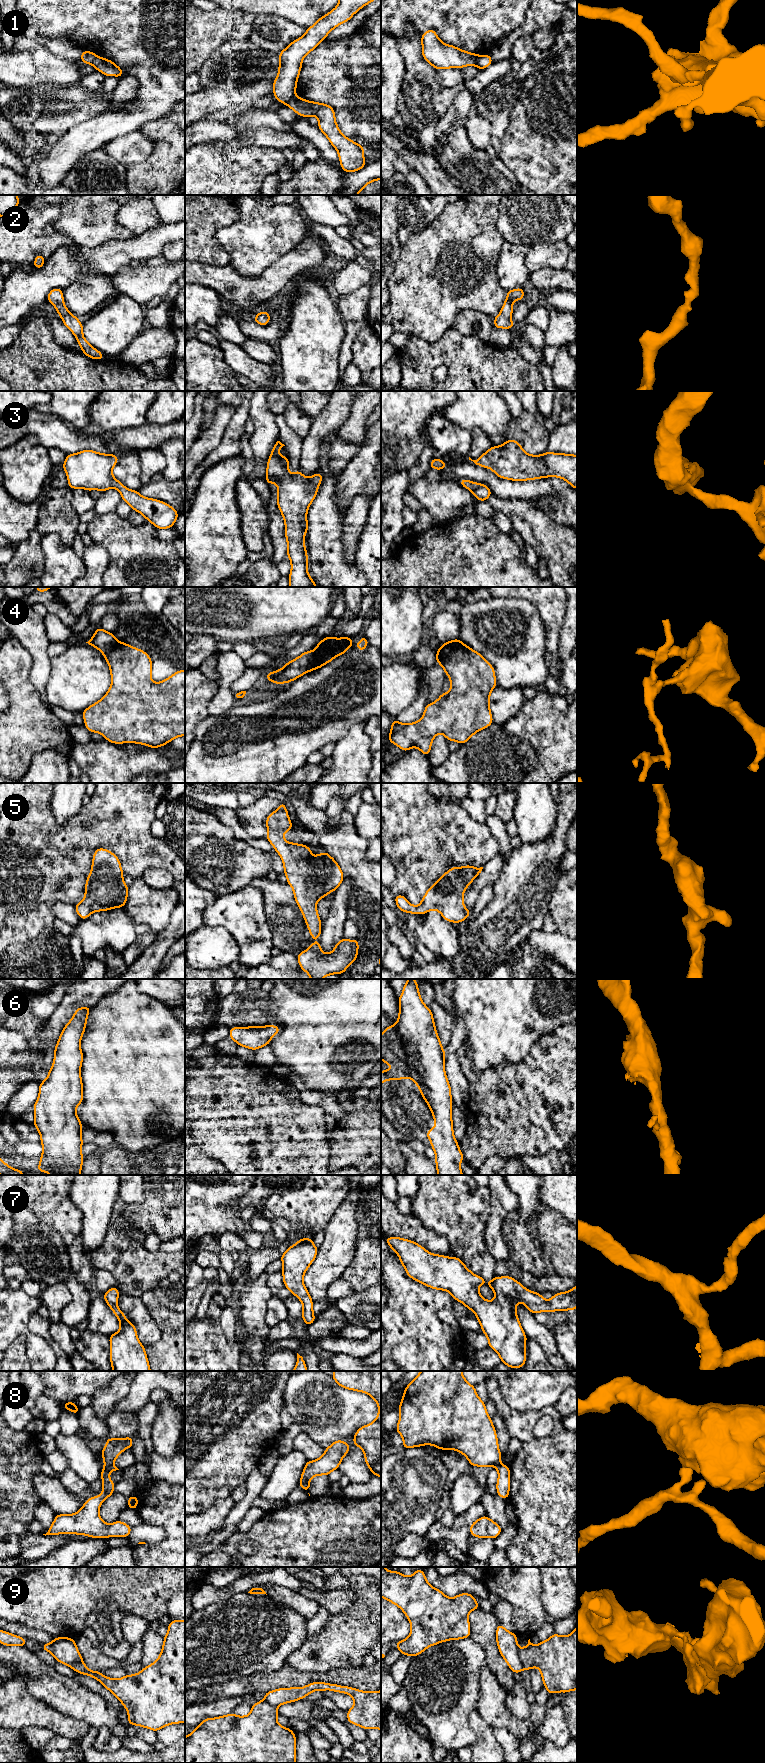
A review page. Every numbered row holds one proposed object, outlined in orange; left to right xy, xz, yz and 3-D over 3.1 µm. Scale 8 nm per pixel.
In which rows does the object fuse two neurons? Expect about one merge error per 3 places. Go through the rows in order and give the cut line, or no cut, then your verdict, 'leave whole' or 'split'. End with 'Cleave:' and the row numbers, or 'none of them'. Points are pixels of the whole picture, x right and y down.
1: xz (295, 94), (286, 104) | split
2: no cut | leave whole
3: no cut | leave whole
4: xz (312, 651), (314, 655), (313, 669) | split
5: no cut | leave whole
6: no cut | leave whole
7: no cut | leave whole
8: xy (113, 1464), (105, 1466) | split
9: yz (518, 1647), (518, 1657), (523, 1668) | split
Cleave: 1, 4, 8, 9

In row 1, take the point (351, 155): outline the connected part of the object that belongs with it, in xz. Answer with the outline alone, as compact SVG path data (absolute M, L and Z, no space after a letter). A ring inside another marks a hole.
M296 94L287 104L298 116L309 118L315 115L319 123L317 127L328 138L337 150L341 168L351 173L361 170L365 165L364 147L345 137L335 119L334 109L328 105L299 98Z

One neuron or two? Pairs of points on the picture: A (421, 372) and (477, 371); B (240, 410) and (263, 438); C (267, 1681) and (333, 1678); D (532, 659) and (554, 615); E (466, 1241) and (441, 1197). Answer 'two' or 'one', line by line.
A: one
B: two
C: one
D: two
E: one

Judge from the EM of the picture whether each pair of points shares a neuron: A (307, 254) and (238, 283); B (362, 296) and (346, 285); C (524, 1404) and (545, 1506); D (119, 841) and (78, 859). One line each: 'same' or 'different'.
A: same
B: different
C: different
D: same

